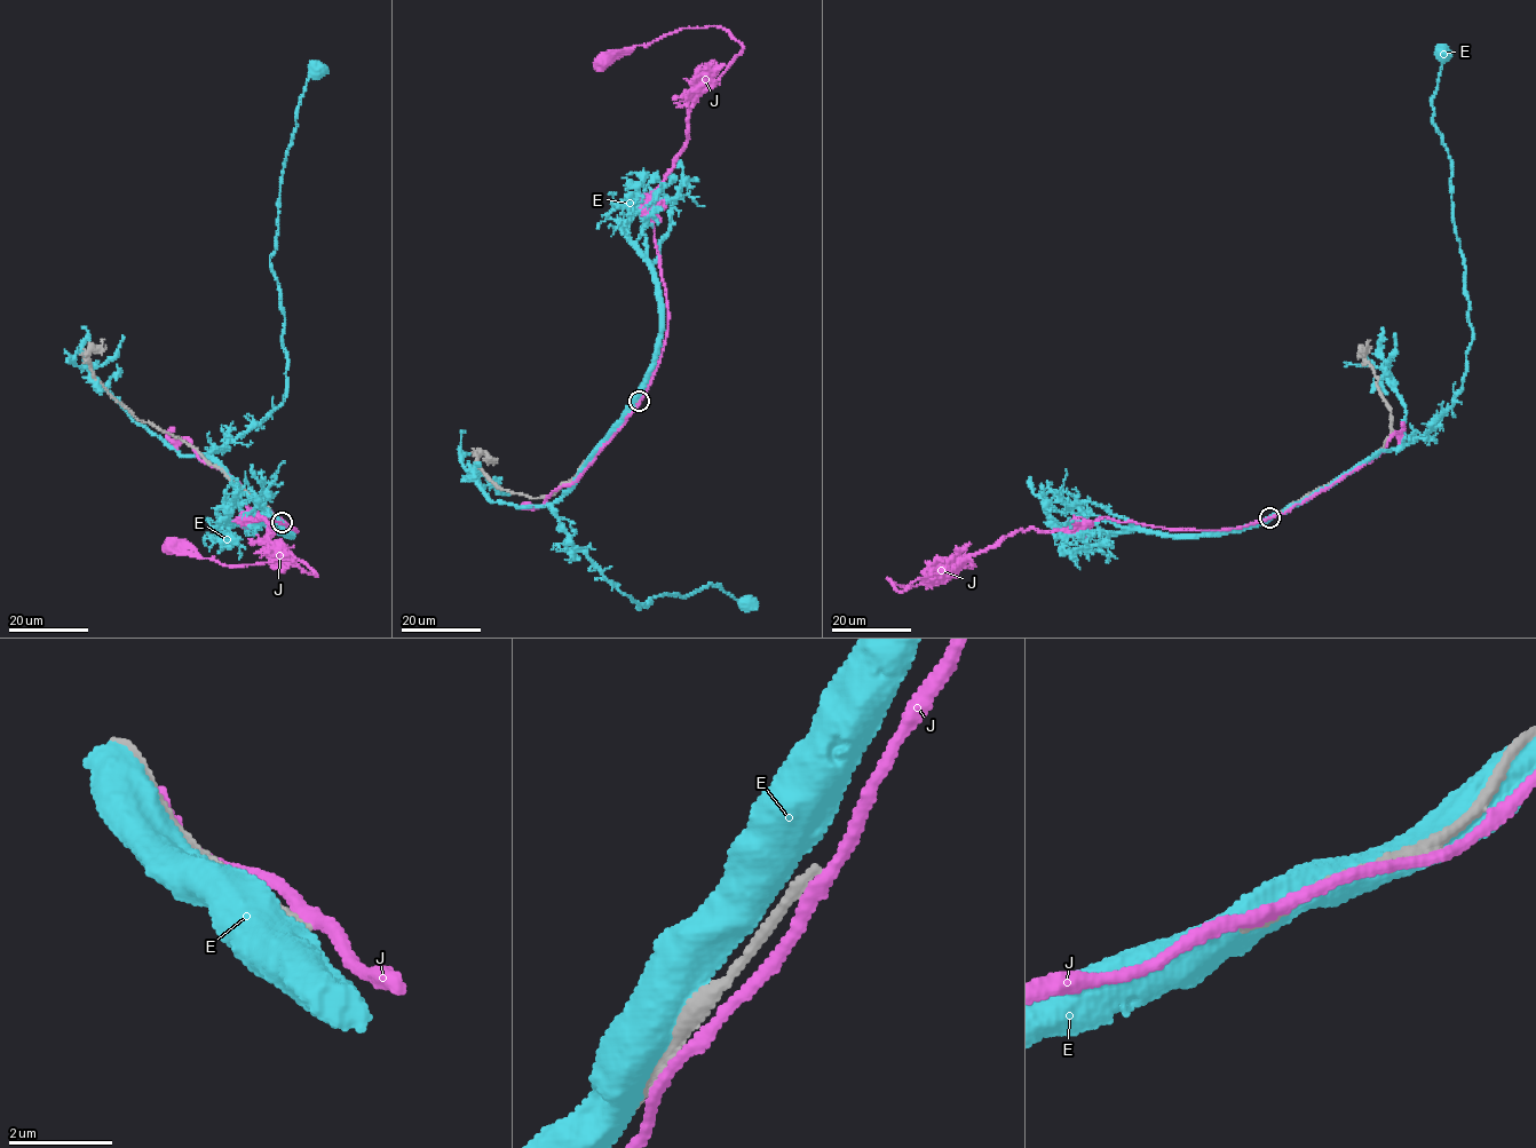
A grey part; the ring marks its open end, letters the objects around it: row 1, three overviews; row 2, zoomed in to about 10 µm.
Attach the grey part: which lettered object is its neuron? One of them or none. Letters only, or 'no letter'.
no letter

